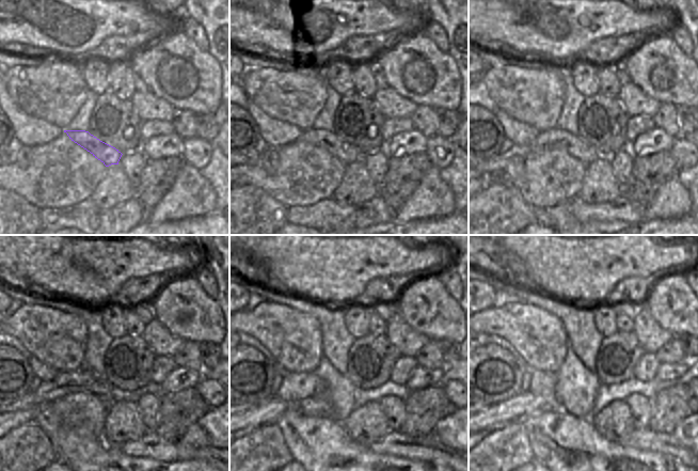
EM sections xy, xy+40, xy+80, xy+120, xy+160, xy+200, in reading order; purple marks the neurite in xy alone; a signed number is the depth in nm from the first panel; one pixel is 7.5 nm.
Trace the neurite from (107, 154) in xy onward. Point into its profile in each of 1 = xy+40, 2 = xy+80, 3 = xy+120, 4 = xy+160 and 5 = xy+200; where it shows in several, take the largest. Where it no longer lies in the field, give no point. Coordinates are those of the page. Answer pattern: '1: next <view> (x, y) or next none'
1: next xy+40 (347, 153)
2: next xy+80 (555, 138)
3: next xy+120 (65, 382)
4: next xy+160 (297, 386)
5: next xy+200 (541, 382)

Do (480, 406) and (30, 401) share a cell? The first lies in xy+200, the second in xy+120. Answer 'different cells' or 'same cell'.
same cell

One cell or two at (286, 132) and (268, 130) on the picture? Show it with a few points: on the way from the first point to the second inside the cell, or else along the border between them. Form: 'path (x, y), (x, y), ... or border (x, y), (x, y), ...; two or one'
path (282, 132), (274, 132), (272, 130); one

